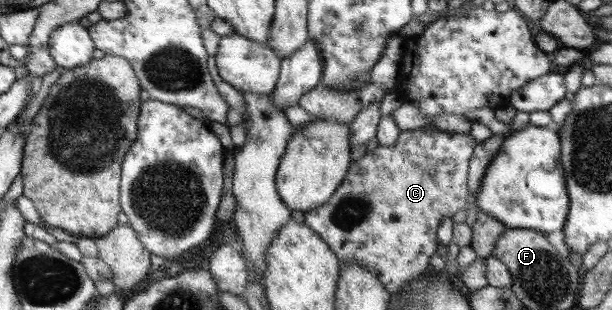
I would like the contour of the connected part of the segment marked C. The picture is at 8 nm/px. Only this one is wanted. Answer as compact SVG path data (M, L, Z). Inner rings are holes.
M431 128L400 131L392 146L376 147L349 163L344 182L337 187L329 202L305 211L303 223L328 244L340 263L357 261L376 276L389 292L398 294L405 283L427 268L427 260L437 248L435 230L439 222L465 208L467 162L472 158L471 150L475 148L477 145L469 133L439 132Z

